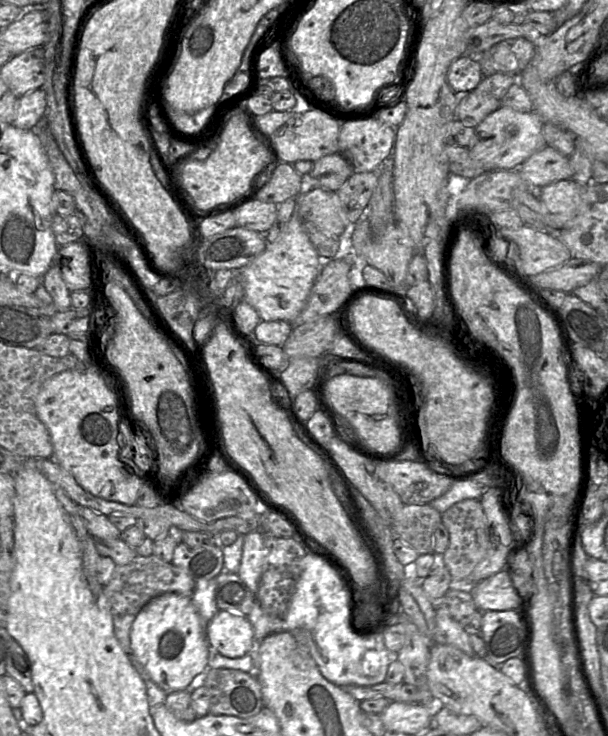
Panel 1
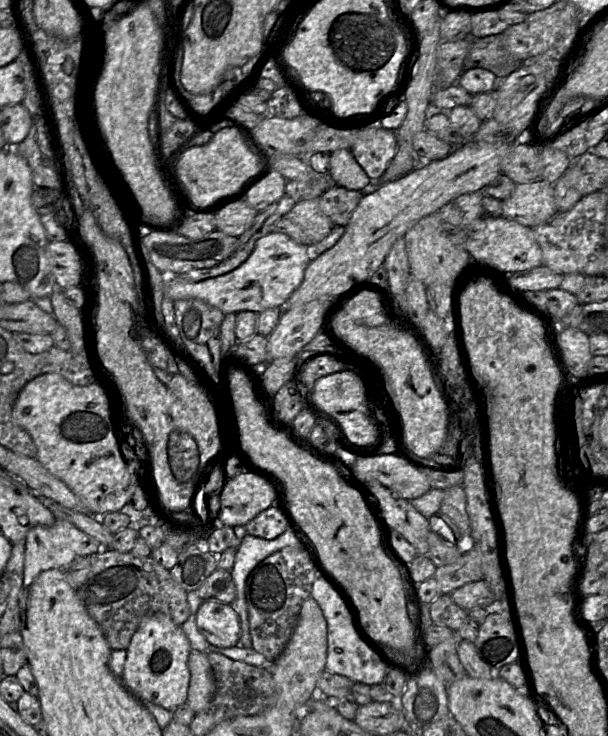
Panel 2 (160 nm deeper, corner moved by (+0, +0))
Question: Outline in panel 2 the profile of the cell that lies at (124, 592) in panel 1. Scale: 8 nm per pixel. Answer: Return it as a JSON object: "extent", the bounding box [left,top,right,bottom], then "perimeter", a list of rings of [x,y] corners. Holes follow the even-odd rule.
{"extent":[78,547,190,650],"perimeter":[[[103,547],[103,552],[90,555],[91,571],[81,586],[78,597],[90,617],[100,627],[111,650],[127,650],[143,618],[155,613],[166,614],[176,625],[190,616],[187,594],[152,557],[137,557],[131,552],[118,552]]]}

